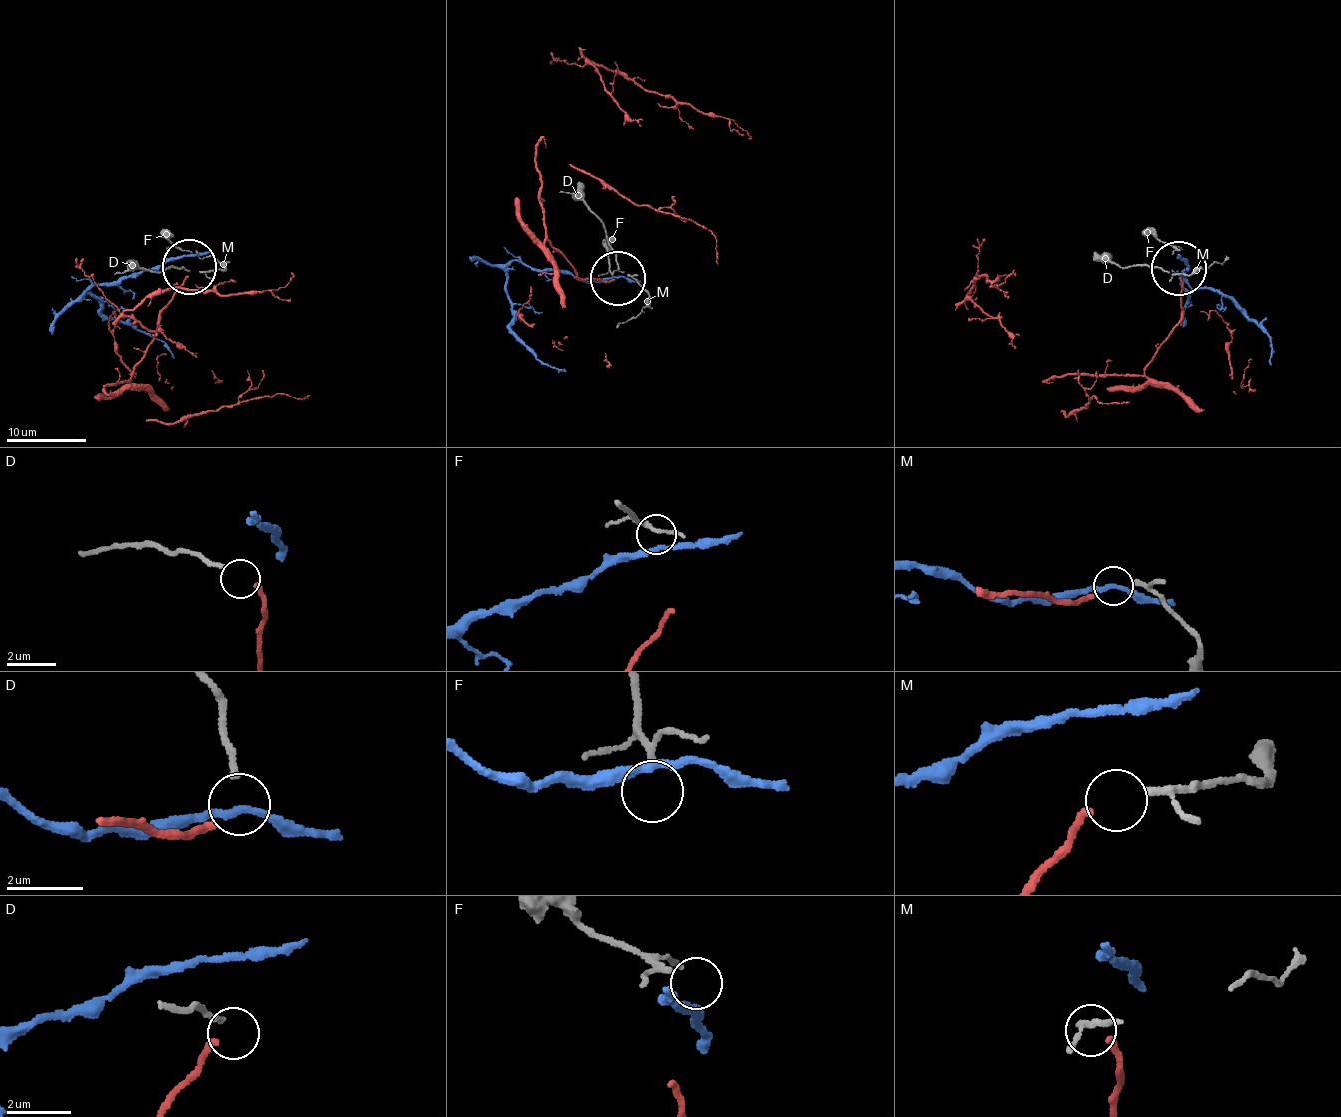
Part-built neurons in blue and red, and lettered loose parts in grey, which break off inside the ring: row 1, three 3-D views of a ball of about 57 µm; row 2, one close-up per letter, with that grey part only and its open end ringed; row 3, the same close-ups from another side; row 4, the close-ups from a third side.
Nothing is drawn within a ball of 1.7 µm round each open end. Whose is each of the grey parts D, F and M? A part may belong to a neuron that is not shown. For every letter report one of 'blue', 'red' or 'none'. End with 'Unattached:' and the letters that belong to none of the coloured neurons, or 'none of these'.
D: none
F: none
M: red
Unattached: D, F

